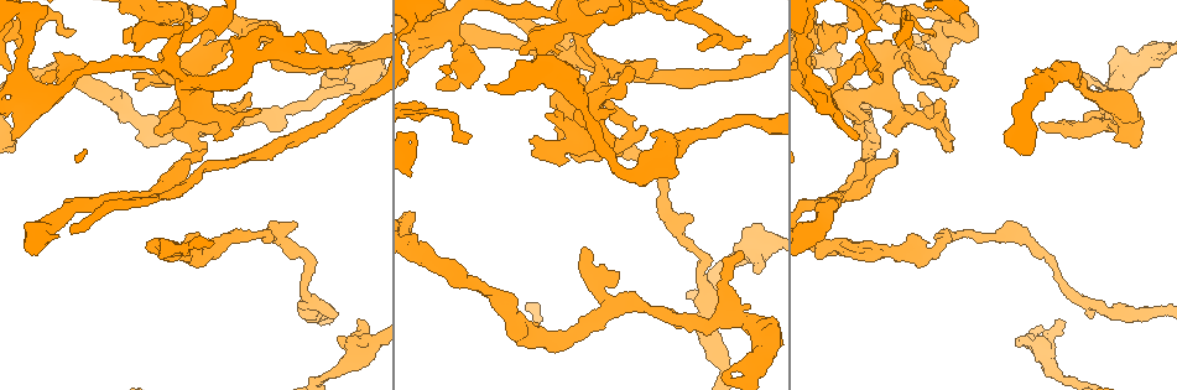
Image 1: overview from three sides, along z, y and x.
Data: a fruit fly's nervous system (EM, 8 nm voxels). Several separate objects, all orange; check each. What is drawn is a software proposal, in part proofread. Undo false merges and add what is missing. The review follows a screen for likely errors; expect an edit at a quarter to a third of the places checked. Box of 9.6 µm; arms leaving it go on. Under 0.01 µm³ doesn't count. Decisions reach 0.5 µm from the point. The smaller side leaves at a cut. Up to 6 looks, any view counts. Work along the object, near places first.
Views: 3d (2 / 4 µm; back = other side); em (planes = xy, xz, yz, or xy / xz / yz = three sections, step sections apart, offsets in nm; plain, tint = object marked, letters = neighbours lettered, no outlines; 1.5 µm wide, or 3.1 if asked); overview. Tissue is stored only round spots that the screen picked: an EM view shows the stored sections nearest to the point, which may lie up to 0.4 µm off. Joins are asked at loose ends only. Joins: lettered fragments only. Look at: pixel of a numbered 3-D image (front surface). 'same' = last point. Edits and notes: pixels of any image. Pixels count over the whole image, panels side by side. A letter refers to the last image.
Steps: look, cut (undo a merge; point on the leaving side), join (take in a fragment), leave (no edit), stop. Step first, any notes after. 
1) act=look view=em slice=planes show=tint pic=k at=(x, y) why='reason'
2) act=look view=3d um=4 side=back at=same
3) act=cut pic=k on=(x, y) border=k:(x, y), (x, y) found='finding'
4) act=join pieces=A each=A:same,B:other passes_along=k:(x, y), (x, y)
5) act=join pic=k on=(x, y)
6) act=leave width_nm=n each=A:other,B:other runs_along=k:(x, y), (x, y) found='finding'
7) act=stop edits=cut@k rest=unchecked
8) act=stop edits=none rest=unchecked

act=look view=3d um=2 side=back pic=1 at=(567, 111) why='thick turns thin'

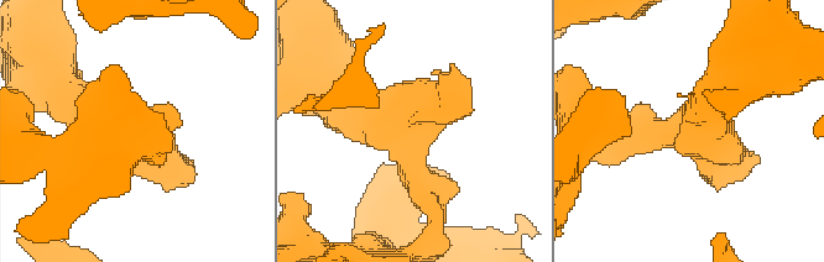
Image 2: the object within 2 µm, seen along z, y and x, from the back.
act=look view=em slice=planes show=letters pic=2 at=(409, 131)

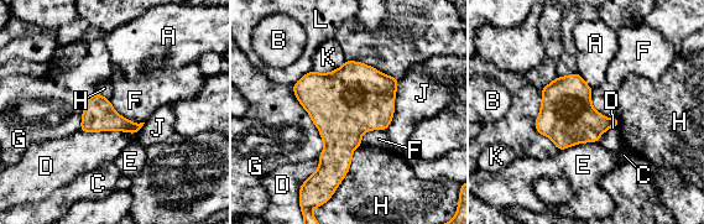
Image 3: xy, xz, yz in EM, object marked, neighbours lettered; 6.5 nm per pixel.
act=leave longest_contact=H:420nm each=A:other,B:other,C:other,D:other,E:other,F:other,G:other,H:other,J:other,K:other,L:other border=3:(592, 89), (592, 105), (618, 118) found='all the same neuron'

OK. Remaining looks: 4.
act=look view=em slice=yz step=8 show=tint pic=1 at=(672, 145)

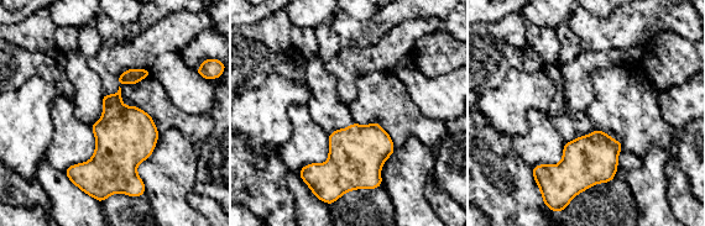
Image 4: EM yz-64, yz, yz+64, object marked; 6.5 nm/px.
act=look view=em slice=yz step=8 show=letters at=same why='see the neighbours'

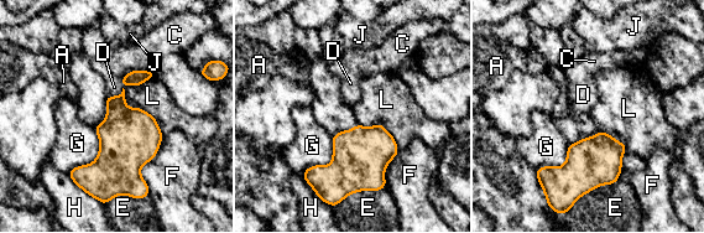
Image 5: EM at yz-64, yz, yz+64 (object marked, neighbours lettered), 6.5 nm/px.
act=leave width_nm=280 each=A:other,C:other,D:other,E:other,F:other,G:other,H:other,J:other,L:other border=5:(95, 128), (97, 158), (68, 172) found='continuous, no second neuron'

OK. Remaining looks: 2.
act=look view=3d um=4 side=back pic=1 at=(753, 268) why='an open end'

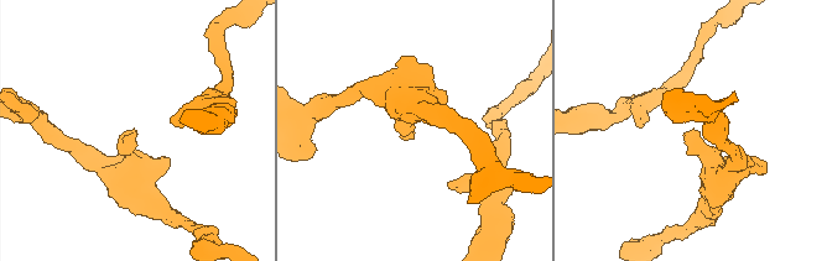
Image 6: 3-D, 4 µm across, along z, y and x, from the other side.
act=look view=em slice=planes show=letters pic=6 at=(411, 130)

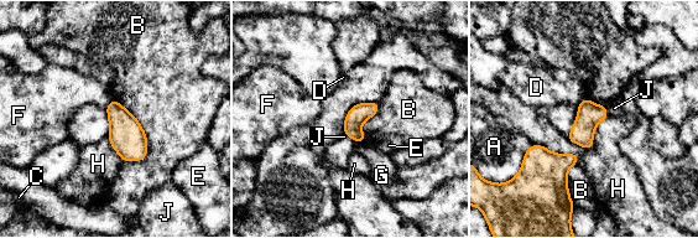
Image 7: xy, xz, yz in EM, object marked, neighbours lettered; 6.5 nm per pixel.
act=leave each=A:other,B:other,C:other,D:other,E:other,F:other,G:other,H:other,J:other found='no lettered fragment goes on from it'

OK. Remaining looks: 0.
act=stop edits=none rest=unchecked

